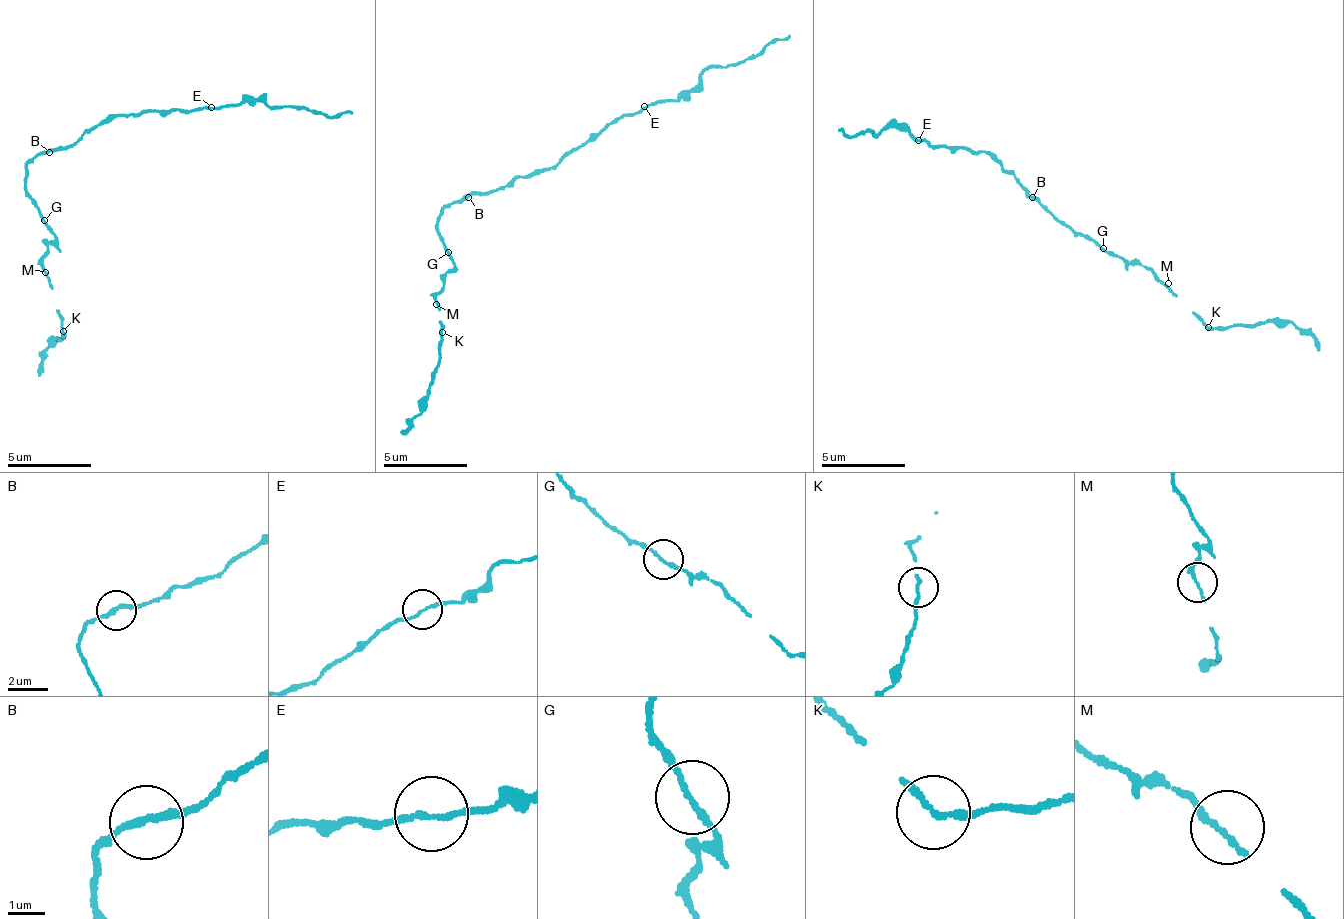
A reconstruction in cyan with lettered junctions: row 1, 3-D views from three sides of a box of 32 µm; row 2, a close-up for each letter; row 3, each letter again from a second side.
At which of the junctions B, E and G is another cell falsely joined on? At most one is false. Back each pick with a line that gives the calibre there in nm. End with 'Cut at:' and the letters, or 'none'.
Cut at: none

